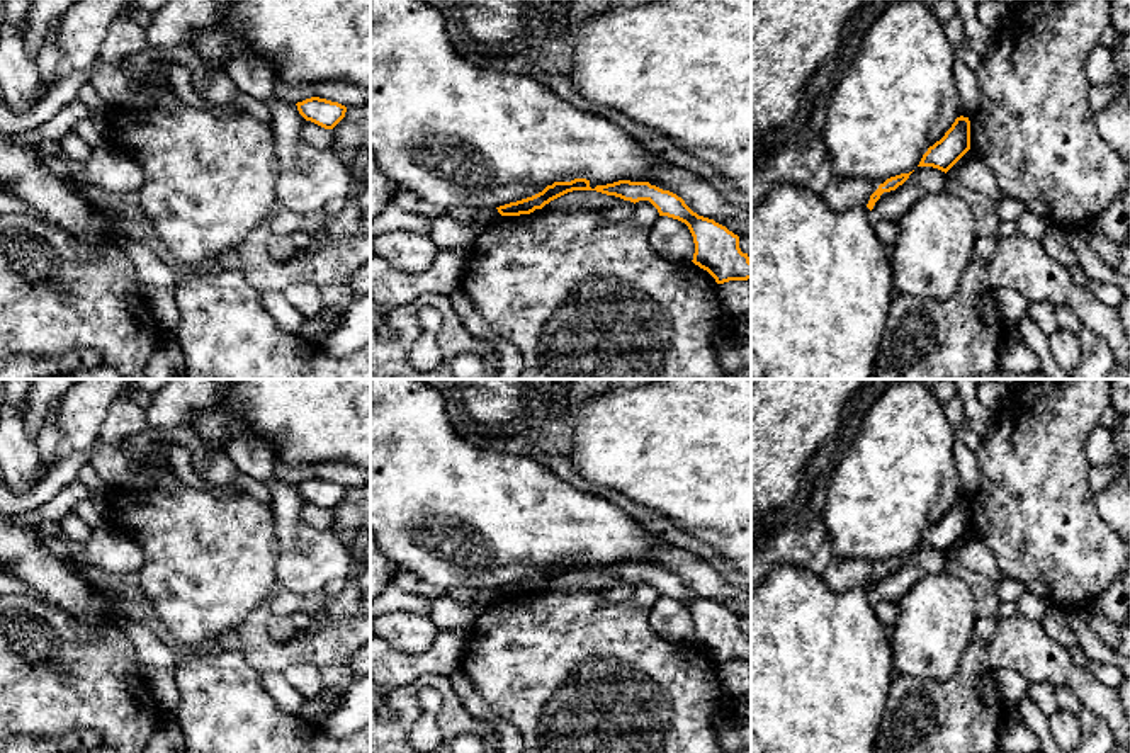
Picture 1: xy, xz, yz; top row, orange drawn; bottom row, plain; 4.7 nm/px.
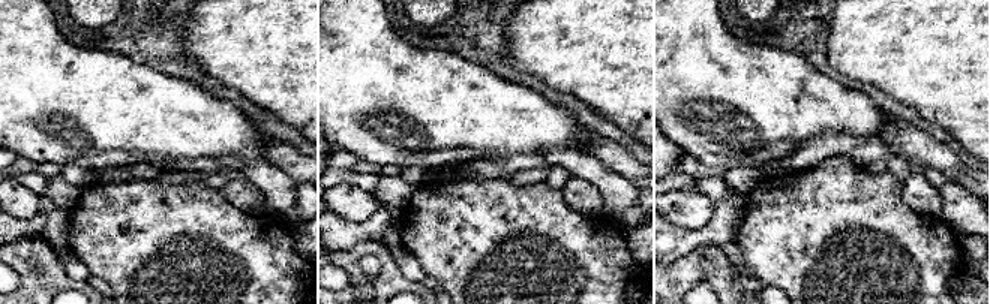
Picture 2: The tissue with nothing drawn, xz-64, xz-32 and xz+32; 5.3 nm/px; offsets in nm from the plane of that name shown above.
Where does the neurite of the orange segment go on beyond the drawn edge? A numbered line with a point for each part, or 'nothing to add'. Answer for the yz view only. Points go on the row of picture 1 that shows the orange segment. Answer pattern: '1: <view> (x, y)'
nothing to add

